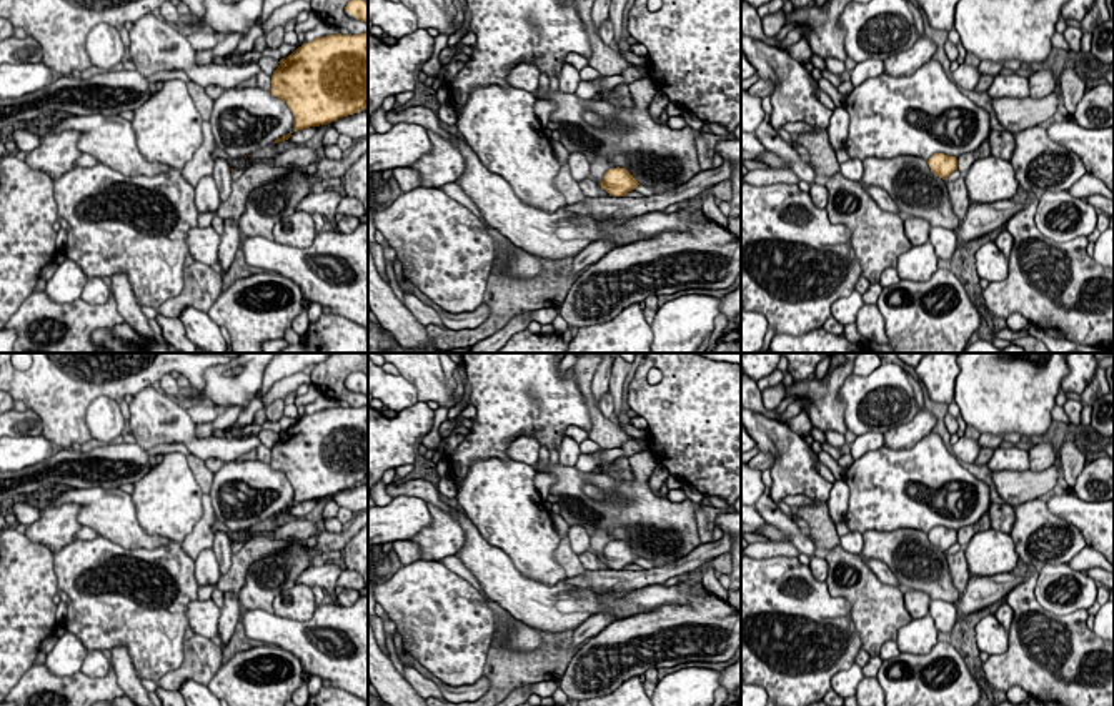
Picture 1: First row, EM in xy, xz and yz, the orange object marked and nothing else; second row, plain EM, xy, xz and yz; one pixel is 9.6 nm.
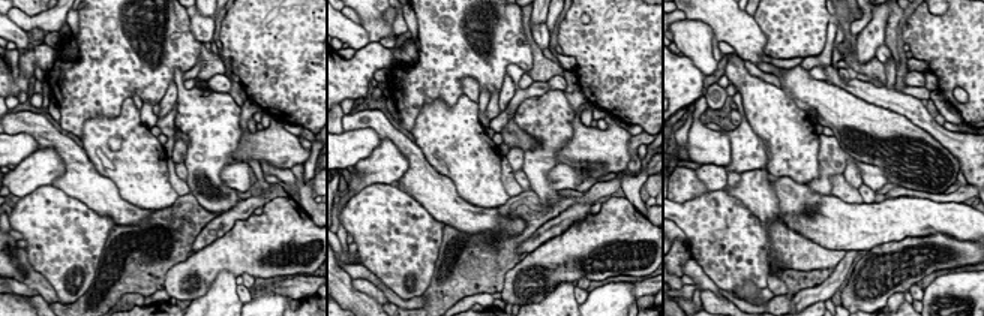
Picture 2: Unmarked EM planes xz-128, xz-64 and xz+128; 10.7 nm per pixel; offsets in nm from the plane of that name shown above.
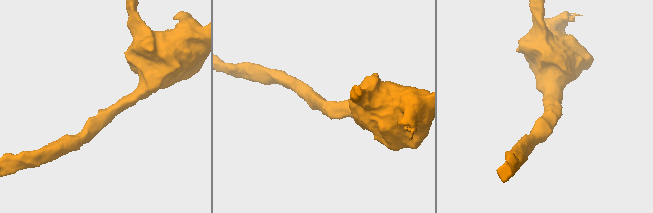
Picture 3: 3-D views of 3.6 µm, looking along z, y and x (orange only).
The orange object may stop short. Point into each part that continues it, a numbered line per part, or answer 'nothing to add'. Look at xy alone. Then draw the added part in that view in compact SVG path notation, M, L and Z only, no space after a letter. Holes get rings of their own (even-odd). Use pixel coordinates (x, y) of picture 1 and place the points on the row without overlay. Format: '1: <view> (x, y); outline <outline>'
nothing to add

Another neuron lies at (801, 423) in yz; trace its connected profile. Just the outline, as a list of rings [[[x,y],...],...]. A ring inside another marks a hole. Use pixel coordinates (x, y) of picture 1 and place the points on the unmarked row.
[[[801,411],[798,416],[788,420],[788,426],[799,436],[811,440],[813,423],[806,411]]]

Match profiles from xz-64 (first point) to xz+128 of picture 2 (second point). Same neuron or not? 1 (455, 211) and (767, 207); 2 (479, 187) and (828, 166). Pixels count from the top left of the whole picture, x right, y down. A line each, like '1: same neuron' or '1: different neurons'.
1: different neurons
2: different neurons

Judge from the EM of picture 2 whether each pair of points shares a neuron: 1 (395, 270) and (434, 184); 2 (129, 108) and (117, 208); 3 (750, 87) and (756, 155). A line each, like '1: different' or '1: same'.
1: different
2: different
3: different

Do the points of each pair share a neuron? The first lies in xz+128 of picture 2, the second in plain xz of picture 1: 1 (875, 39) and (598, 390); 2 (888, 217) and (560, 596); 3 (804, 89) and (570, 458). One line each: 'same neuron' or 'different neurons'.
1: same neuron
2: same neuron
3: different neurons

